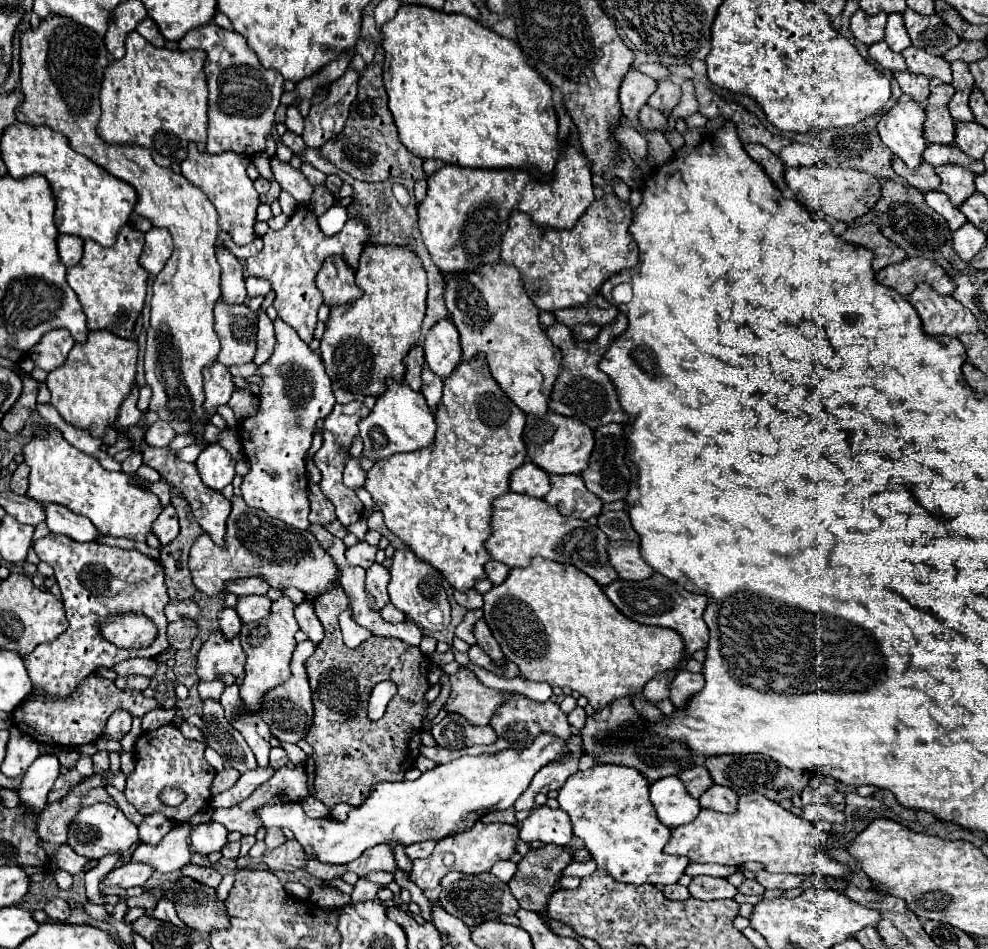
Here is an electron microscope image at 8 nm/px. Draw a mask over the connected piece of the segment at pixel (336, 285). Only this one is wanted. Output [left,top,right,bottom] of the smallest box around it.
[316,256,360,308]

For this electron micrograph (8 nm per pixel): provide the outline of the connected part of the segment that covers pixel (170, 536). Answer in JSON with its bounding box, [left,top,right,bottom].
[152,504,178,544]

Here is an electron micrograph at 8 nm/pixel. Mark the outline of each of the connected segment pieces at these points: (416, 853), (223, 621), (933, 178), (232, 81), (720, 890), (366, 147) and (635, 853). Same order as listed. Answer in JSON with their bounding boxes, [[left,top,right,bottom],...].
[[406,840,436,858],[220,608,242,638],[892,158,940,192],[180,22,284,157],[688,876,738,900],[320,46,426,182],[558,764,690,886]]

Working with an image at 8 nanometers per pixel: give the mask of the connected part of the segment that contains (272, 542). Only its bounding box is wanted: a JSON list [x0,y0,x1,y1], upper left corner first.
[188,496,342,596]

